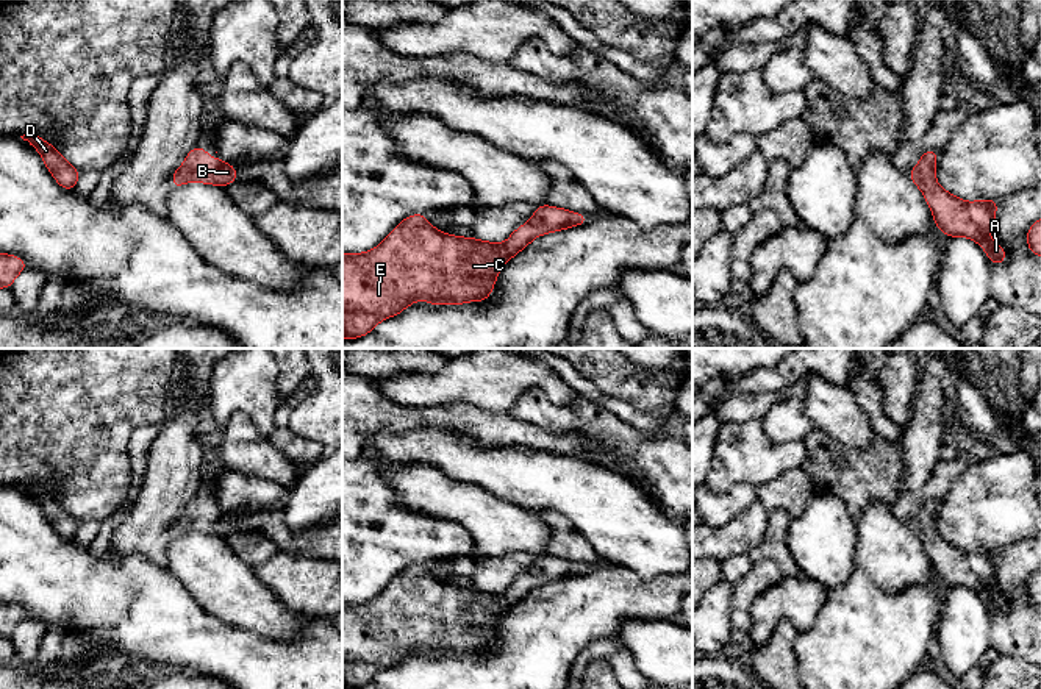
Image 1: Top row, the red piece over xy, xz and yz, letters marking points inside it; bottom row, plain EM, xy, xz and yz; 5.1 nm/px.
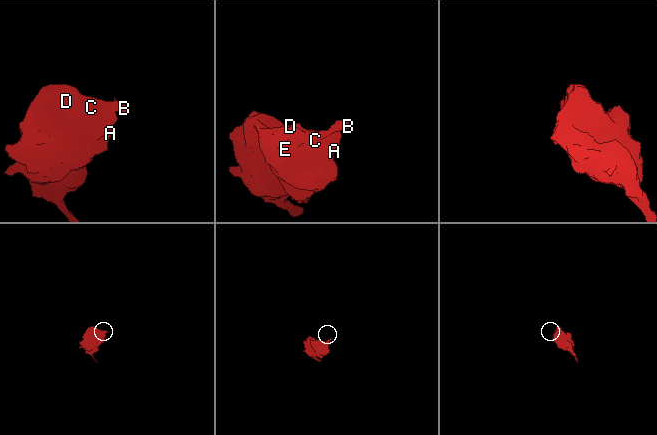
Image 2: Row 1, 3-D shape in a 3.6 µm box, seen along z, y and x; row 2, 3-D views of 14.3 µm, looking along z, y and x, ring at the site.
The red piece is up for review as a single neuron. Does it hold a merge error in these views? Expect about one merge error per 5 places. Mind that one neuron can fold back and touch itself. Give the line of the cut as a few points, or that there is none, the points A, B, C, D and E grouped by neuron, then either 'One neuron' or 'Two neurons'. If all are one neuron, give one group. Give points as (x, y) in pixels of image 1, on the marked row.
No split. Groups: A B C D E. One neuron

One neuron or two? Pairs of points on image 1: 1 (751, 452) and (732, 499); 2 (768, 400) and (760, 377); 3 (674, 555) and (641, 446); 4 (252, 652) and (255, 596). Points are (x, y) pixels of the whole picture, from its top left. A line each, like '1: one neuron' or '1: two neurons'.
1: two neurons
2: two neurons
3: two neurons
4: two neurons

